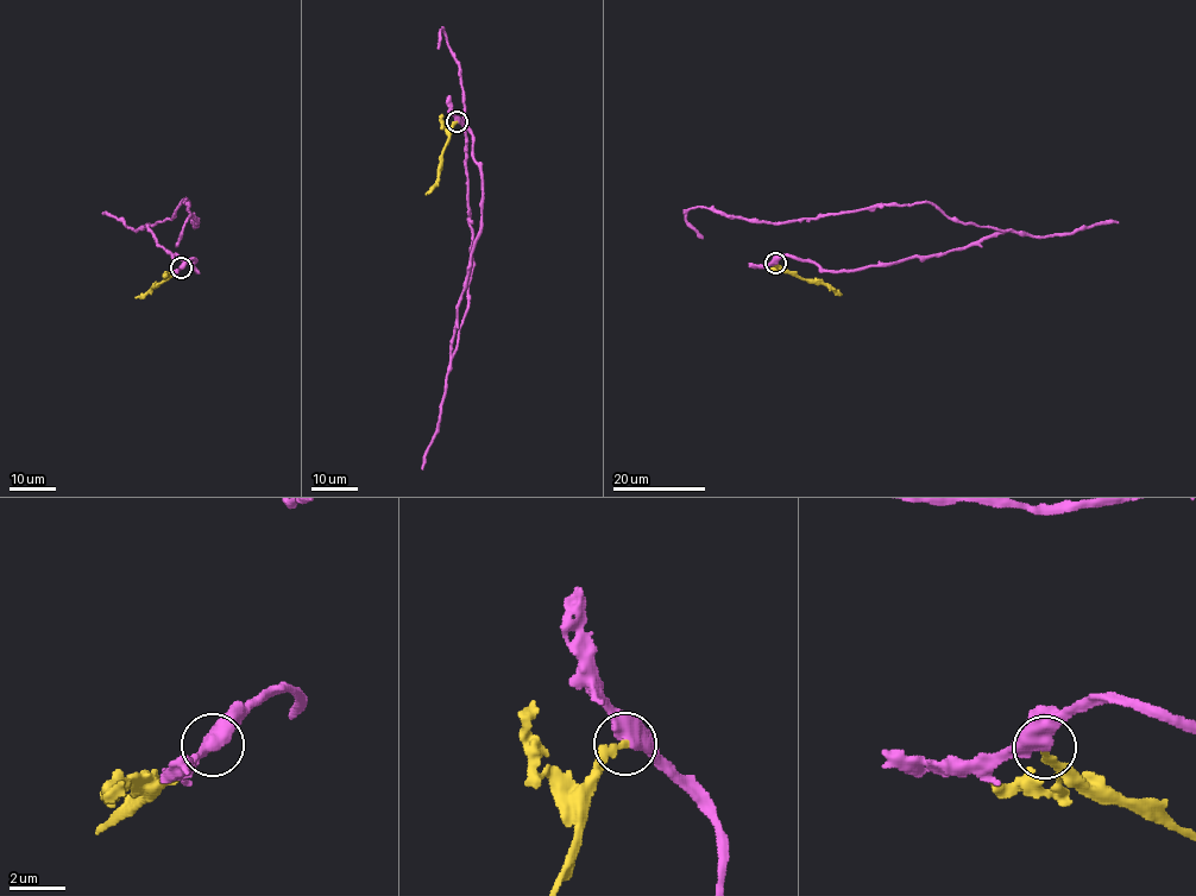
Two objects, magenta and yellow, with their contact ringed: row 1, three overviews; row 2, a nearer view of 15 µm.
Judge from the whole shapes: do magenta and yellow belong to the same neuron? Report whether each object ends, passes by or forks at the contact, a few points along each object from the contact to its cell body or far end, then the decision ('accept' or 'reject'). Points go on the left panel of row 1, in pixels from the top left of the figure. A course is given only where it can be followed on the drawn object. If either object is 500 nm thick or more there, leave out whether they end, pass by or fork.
magenta via (181, 267), (193, 258), (197, 271), (148, 225), (174, 218), (184, 200), (199, 222), (192, 214), (176, 246) | yellow via (181, 267), (136, 297) | accept

